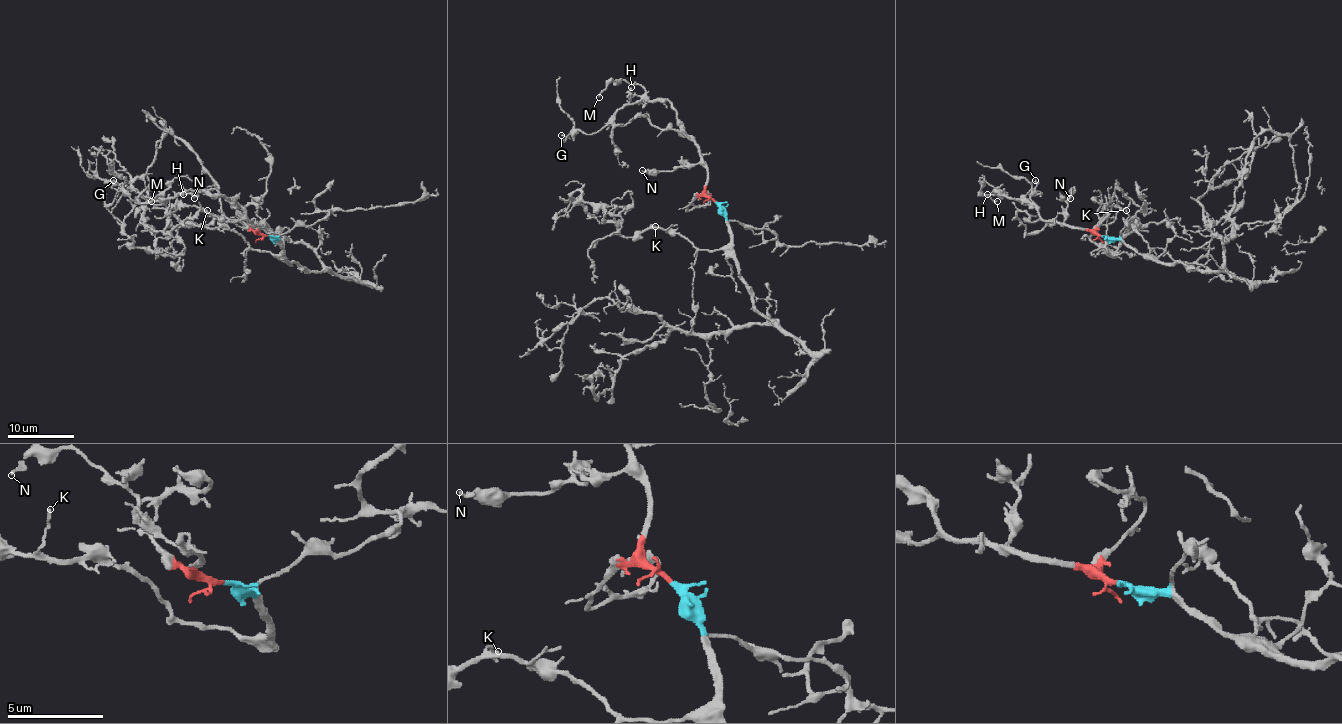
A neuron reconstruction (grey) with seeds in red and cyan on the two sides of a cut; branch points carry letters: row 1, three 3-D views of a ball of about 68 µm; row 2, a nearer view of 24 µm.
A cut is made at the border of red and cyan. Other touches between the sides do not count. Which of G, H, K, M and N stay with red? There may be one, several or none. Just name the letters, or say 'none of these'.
G, H, M, N

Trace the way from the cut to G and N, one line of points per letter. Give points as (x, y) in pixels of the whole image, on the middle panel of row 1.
G: (715, 203), (705, 189), (706, 166), (700, 146), (668, 100), (624, 104), (596, 132), (577, 131), (561, 136)
N: (715, 203), (706, 194), (706, 169), (700, 164), (641, 171)

